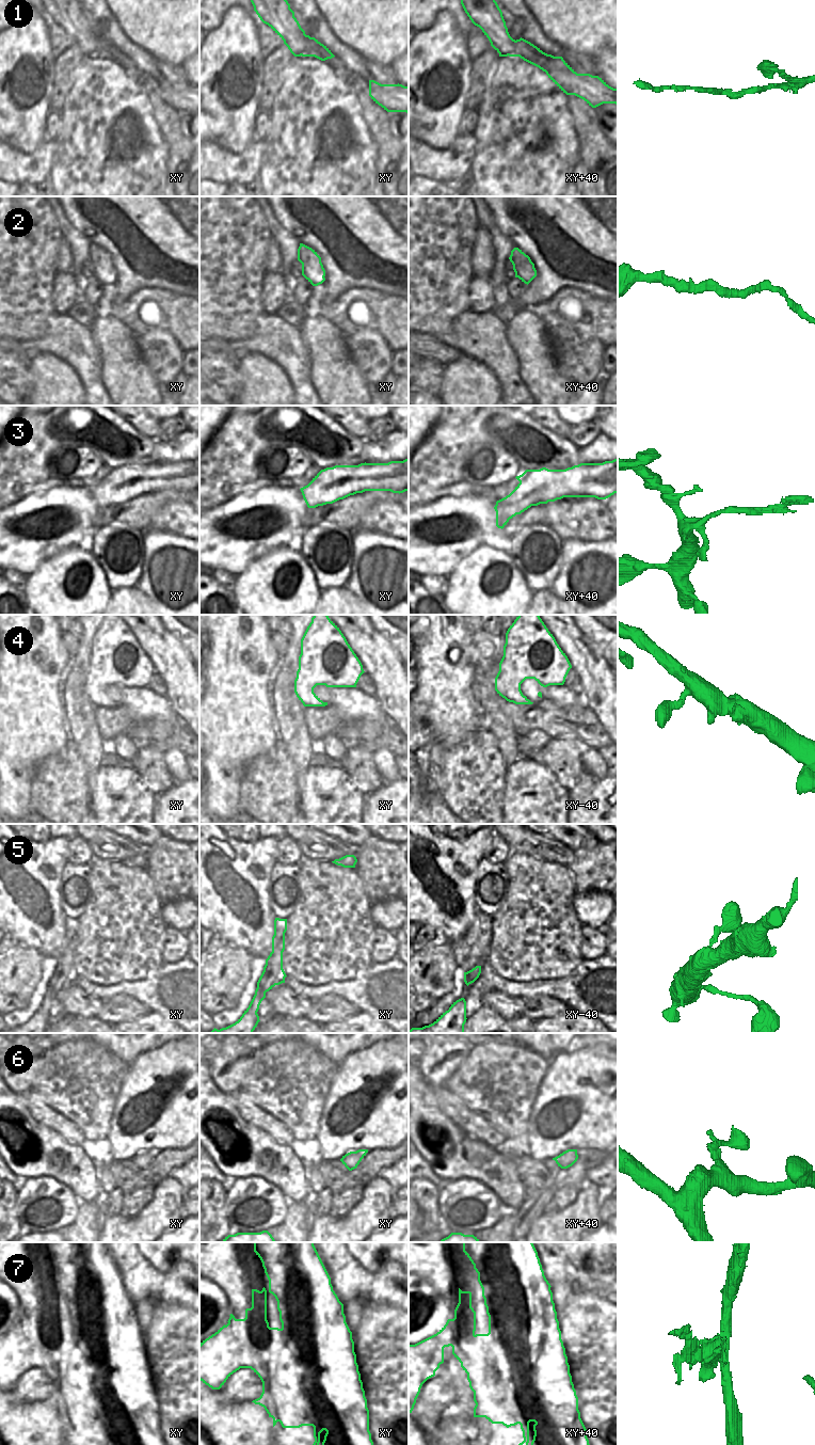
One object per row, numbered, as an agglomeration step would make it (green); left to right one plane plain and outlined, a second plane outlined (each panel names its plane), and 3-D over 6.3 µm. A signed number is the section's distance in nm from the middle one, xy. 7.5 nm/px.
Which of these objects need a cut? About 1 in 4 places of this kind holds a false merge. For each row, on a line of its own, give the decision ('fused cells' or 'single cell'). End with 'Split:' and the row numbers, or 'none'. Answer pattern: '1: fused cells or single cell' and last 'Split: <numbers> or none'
1: single cell
2: single cell
3: fused cells
4: single cell
5: single cell
6: single cell
7: fused cells
Split: 3, 7

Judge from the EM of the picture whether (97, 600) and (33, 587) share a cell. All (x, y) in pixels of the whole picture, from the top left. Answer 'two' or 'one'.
one

